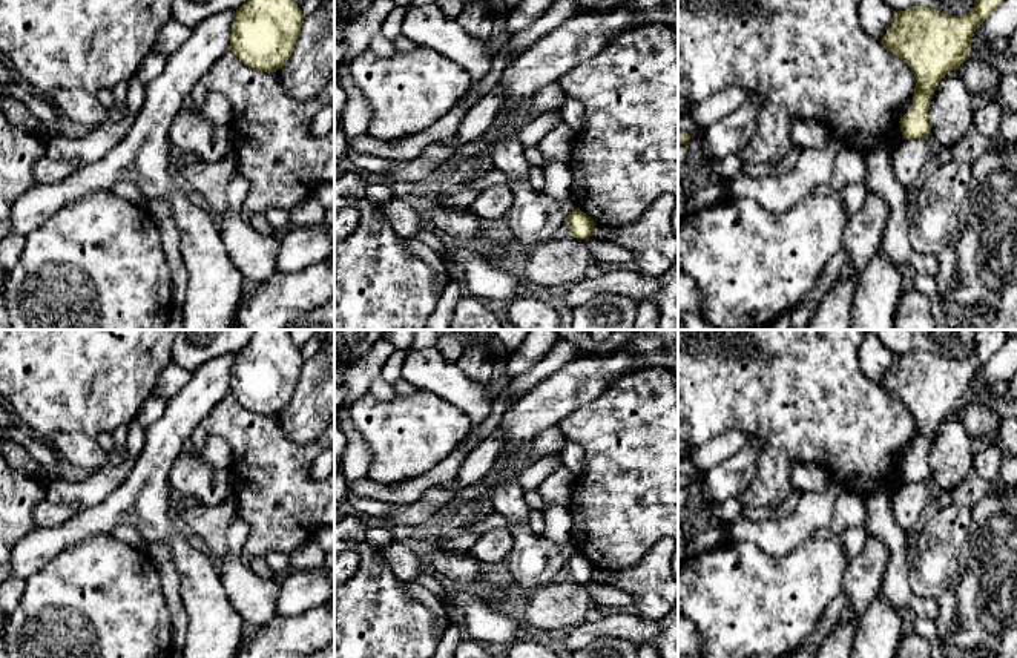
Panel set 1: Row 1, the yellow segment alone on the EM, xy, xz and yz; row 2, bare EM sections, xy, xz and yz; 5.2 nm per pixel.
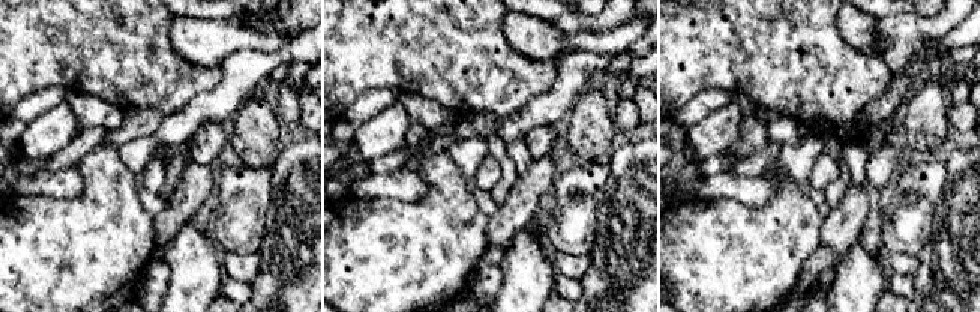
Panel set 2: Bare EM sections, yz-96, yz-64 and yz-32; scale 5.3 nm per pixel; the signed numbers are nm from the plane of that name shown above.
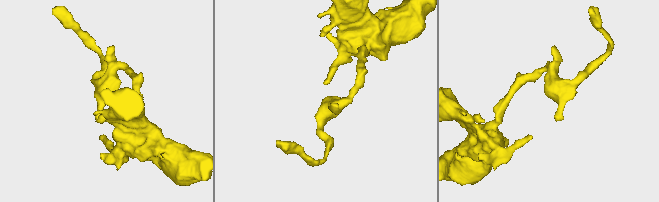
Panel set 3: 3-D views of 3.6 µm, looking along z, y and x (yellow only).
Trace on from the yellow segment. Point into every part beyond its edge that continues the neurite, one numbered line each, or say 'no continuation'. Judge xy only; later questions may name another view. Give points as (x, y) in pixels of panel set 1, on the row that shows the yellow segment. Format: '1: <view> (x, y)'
no continuation

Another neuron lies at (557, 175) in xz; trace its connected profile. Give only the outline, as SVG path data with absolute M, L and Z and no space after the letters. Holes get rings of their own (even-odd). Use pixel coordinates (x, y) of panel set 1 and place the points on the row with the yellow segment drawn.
M551 160L541 167L545 172L543 193L557 201L569 199L572 192L572 172L569 163Z

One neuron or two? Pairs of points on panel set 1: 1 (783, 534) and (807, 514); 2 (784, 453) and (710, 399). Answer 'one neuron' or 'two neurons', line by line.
1: one neuron
2: one neuron

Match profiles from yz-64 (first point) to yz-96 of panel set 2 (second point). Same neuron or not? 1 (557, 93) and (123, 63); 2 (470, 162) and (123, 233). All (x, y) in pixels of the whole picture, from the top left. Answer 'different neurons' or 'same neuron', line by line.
1: different neurons
2: different neurons

